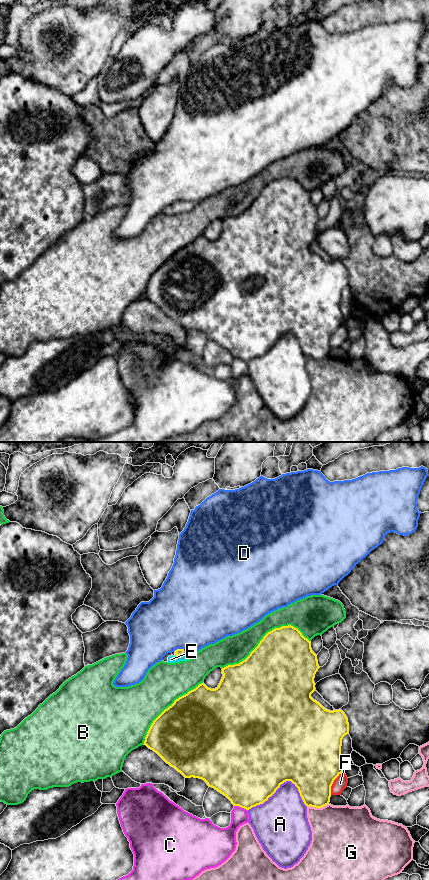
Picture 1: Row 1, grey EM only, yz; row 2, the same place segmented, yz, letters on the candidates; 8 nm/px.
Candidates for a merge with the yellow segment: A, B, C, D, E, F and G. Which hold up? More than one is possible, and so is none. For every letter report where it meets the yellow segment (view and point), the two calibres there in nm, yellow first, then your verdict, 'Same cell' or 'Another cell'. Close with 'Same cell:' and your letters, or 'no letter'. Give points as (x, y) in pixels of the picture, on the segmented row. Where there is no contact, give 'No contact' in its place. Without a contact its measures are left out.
A: Touches yellow at yz (281, 783). Thickness 500 nm (yellow) against 360 nm. Another cell
B: Touches yellow at yz (264, 636). Thickness 480 nm (yellow) against 220 nm. Another cell
C: Touches yellow at yz (241, 807). Thickness 460 nm (yellow) against 140 nm. Another cell
D: Touches yellow at yz (178, 649). Thickness 60 nm (yellow) against 500 nm. Another cell
E: Touches yellow at yz (179, 655). Thickness 60 nm (yellow) against 60 nm. Same cell
F: Touches yellow at yz (332, 783). Thickness 480 nm (yellow) against 110 nm. Another cell
G: Touches yellow at yz (317, 807). Thickness 320 nm (yellow) against 420 nm. Another cell
Same cell: E

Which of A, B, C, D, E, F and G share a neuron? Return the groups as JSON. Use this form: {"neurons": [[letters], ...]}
{"neurons": [["A"], ["B"], ["C"], ["D"], ["E"], ["F"], ["G"]]}

